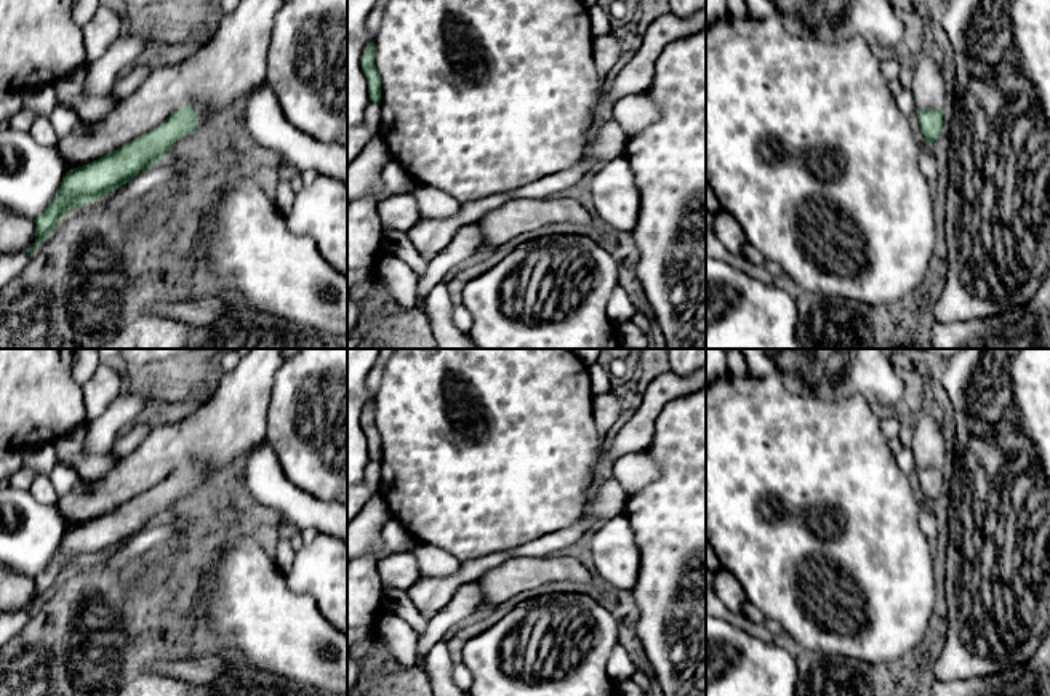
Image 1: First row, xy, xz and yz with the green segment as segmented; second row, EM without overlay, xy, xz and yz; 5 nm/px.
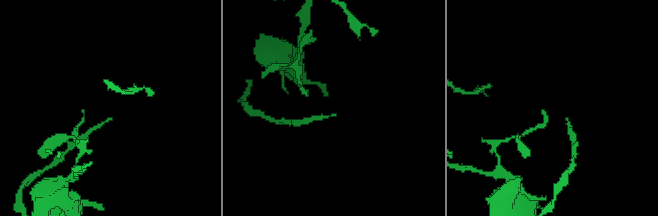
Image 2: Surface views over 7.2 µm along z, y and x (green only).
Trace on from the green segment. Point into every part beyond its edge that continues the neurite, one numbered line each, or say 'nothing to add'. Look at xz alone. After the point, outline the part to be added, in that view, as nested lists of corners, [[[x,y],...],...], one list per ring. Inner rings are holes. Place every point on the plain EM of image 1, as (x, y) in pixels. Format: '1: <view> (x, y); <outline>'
nothing to add

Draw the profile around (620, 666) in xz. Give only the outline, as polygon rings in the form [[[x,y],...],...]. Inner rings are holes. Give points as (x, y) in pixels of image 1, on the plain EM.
[[[618,643],[608,659],[608,675],[615,685],[631,680],[635,674],[635,666],[626,650]]]

